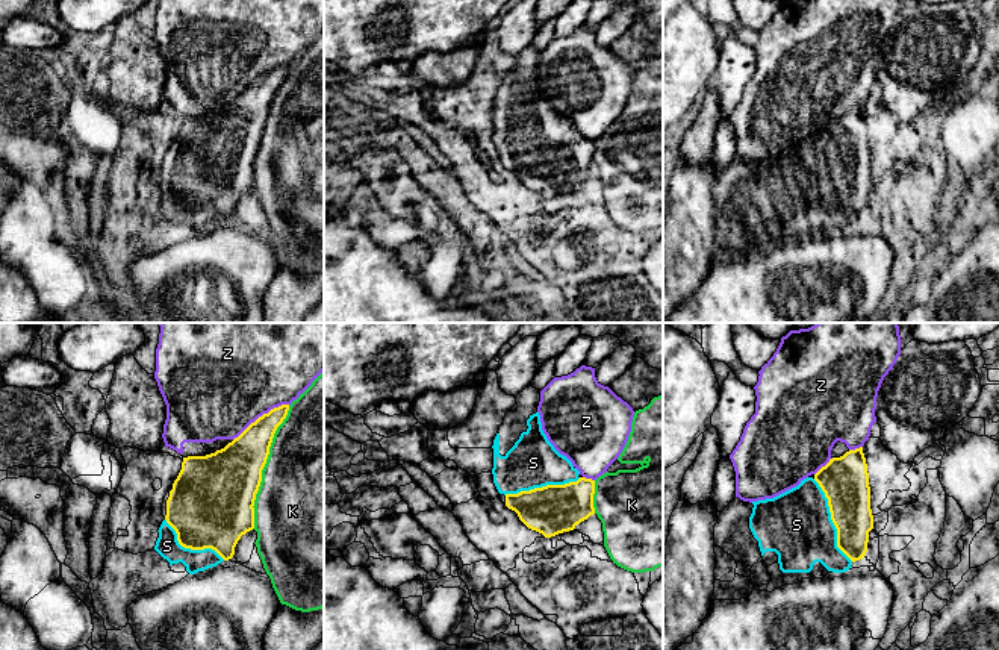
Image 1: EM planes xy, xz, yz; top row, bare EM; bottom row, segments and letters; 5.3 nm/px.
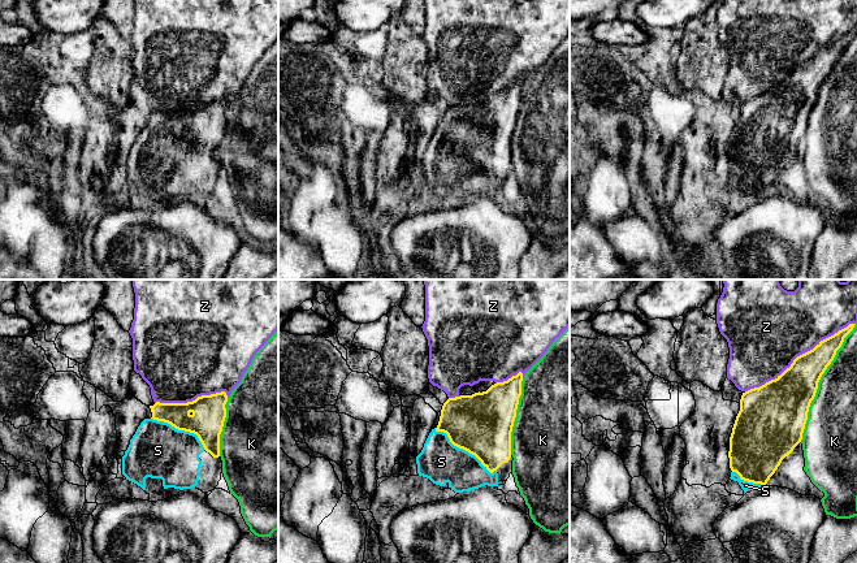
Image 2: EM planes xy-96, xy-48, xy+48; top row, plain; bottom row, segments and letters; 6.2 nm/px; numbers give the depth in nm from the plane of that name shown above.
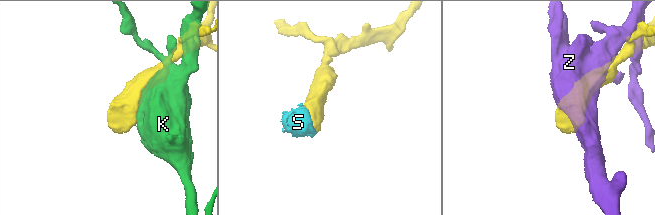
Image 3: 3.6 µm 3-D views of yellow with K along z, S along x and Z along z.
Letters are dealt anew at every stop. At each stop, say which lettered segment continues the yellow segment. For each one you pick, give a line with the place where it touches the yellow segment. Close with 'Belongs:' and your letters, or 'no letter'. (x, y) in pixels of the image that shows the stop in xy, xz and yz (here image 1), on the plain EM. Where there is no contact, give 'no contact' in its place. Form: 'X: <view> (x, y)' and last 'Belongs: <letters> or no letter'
S: yz (831, 179)
Belongs: S

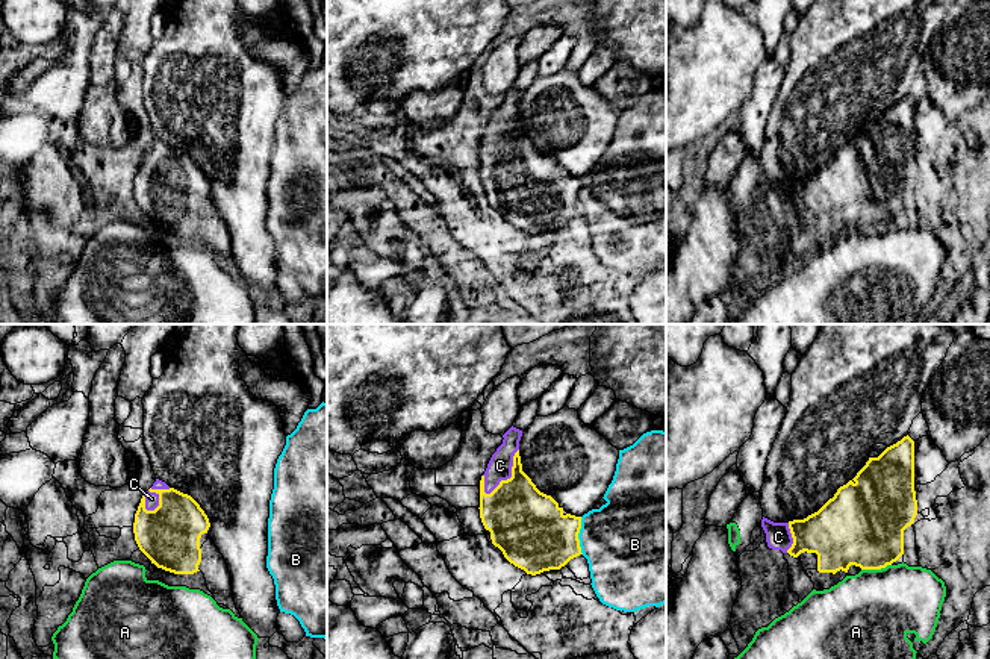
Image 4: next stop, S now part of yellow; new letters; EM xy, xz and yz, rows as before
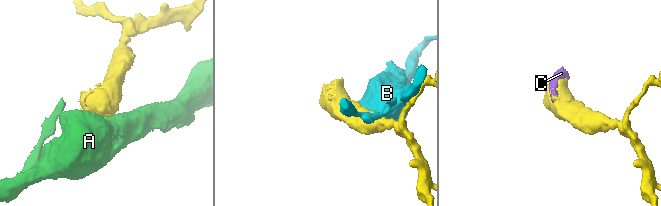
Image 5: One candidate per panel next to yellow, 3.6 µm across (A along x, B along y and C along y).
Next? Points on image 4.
C: xz (512, 135)
Belongs: C

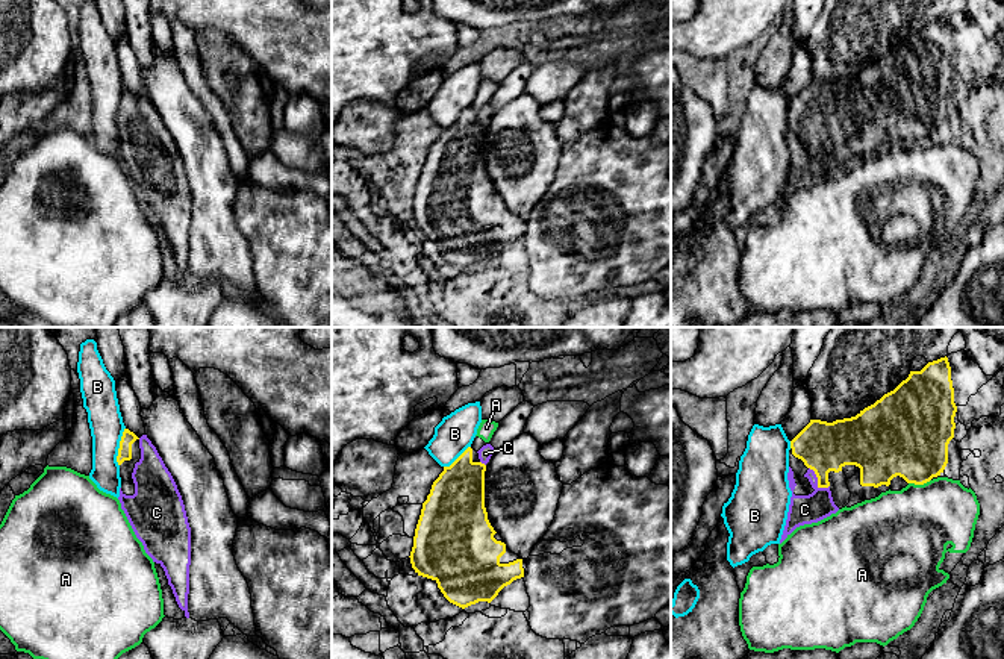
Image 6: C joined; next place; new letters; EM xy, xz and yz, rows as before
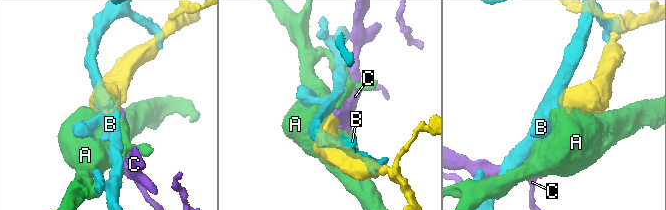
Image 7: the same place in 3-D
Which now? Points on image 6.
C: yz (818, 141)
Belongs: C

